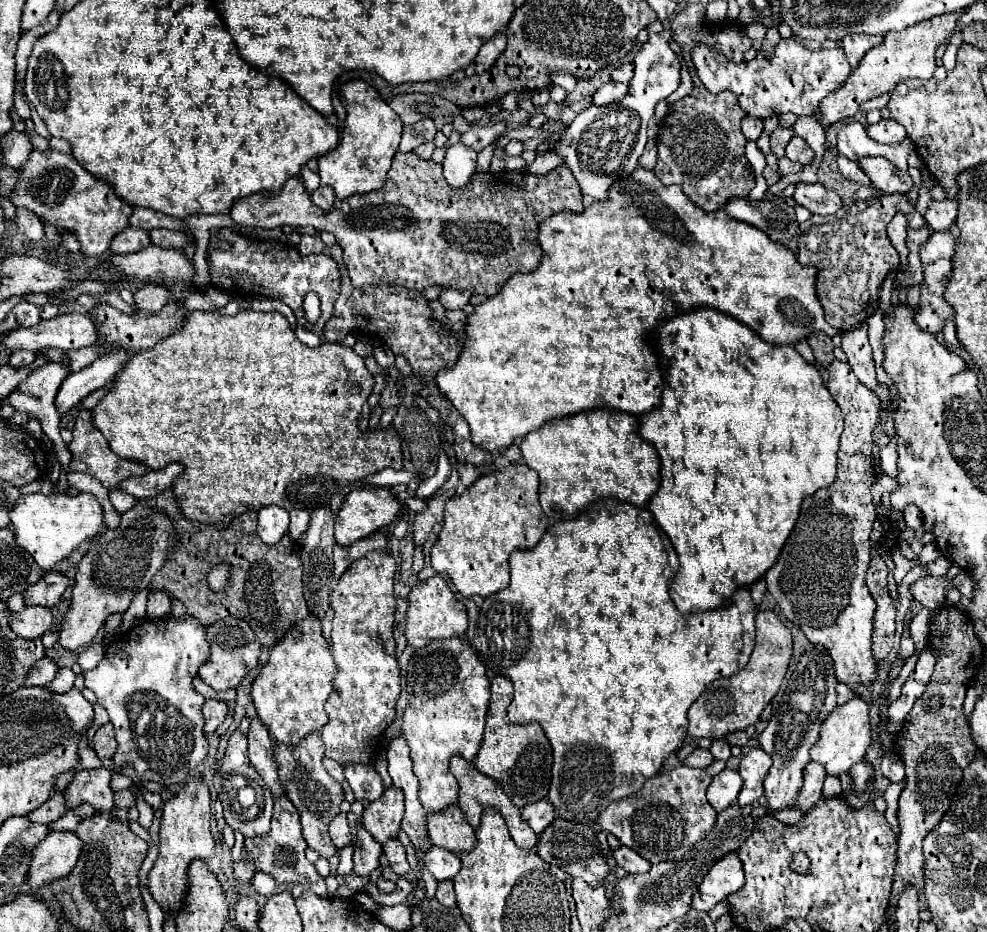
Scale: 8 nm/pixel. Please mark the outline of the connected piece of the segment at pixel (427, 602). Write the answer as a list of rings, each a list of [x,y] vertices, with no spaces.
[[[434,576],[422,584],[418,584],[408,594],[408,614],[406,614],[406,640],[414,648],[426,646],[434,638],[452,638],[464,636],[468,630],[468,610],[466,606],[452,594],[446,580],[442,576]]]

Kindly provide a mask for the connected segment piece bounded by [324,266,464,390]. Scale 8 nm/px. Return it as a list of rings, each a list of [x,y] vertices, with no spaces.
[[[340,266],[340,274],[342,292],[336,300],[334,316],[326,322],[324,338],[328,342],[340,342],[352,332],[360,332],[364,336],[364,328],[368,328],[372,334],[384,340],[384,344],[394,352],[394,356],[404,356],[406,362],[414,368],[414,372],[420,374],[420,378],[424,378],[426,386],[430,386],[432,390],[436,386],[436,372],[452,368],[454,362],[458,362],[464,350],[464,340],[456,338],[440,320],[432,316],[432,308],[420,292],[412,292],[400,286],[376,286],[372,290],[372,298],[364,298],[364,292],[356,290],[350,284],[344,266]]]

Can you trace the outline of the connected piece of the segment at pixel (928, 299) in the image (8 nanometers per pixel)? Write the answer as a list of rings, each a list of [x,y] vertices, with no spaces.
[[[922,284],[920,312],[916,314],[916,324],[930,334],[938,334],[938,332],[942,332],[946,320],[952,318],[952,316],[954,316],[952,306],[948,306],[944,298],[930,294],[928,288]]]

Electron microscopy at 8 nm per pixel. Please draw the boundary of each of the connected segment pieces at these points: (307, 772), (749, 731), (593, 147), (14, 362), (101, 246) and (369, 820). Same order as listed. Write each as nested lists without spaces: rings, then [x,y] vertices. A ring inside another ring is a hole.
[[[318,732],[308,734],[308,738],[302,738],[298,746],[276,744],[276,762],[280,766],[280,778],[284,782],[286,796],[292,800],[292,804],[300,814],[302,834],[312,850],[316,850],[322,858],[332,858],[338,852],[338,848],[332,844],[328,826],[334,820],[334,816],[340,814],[340,802],[344,800],[344,792],[342,786],[324,770],[322,758],[324,758],[324,744]]]
[[[748,726],[748,728],[740,730],[740,732],[732,732],[732,734],[728,734],[726,740],[728,740],[728,744],[732,744],[732,746],[744,746],[754,734],[756,734],[756,728],[754,728],[754,726]]]
[[[650,34],[648,42],[644,44],[644,48],[636,54],[634,58],[634,78],[630,82],[630,94],[618,102],[618,104],[608,104],[608,106],[588,106],[584,108],[574,122],[564,130],[562,138],[554,144],[554,154],[558,154],[564,162],[564,166],[568,166],[574,174],[574,178],[580,184],[582,194],[588,194],[596,200],[606,200],[608,198],[608,190],[610,186],[620,180],[630,176],[636,166],[638,166],[638,158],[644,152],[646,146],[646,124],[648,120],[654,116],[654,106],[664,100],[666,96],[670,96],[676,88],[680,86],[680,62],[676,58],[676,54],[672,52],[670,44],[668,44],[668,36],[666,34]]]
[[[16,350],[16,354],[10,356],[10,366],[26,366],[26,364],[32,364],[34,362],[34,352],[30,350]]]
[[[46,150],[32,152],[32,158],[20,170],[20,186],[16,188],[16,198],[10,198],[16,206],[34,210],[40,218],[46,220],[46,238],[50,242],[60,242],[60,232],[70,230],[80,240],[80,250],[86,256],[100,256],[108,252],[112,238],[128,226],[132,206],[122,202],[116,196],[112,186],[100,178],[92,178],[72,156]]]
[[[386,788],[382,798],[370,802],[362,814],[364,828],[380,844],[396,838],[404,816],[404,794],[396,788]]]

